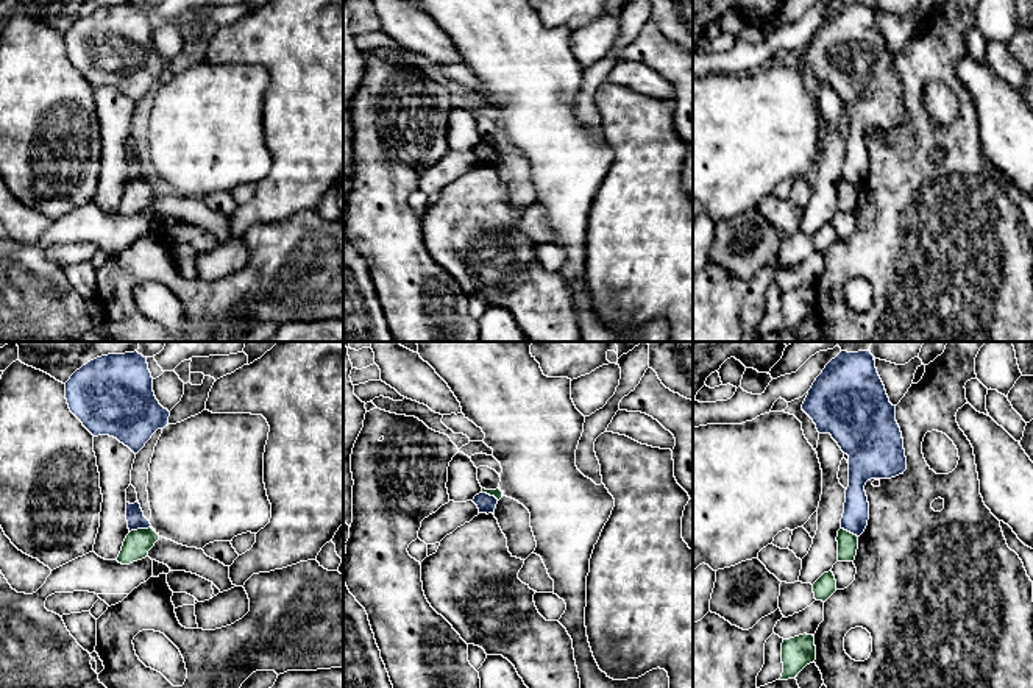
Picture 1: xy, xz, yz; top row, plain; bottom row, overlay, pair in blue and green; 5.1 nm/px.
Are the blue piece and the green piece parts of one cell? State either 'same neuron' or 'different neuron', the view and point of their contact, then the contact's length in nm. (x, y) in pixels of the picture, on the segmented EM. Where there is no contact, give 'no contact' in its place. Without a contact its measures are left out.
different neuron | xy (139, 528) | 120 nm

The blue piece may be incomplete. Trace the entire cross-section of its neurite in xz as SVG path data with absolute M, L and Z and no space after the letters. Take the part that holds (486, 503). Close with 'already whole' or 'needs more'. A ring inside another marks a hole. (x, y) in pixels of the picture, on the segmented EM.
M479 493L474 496L473 502L477 505L479 513L495 513L498 499L495 496L490 496L487 493Z; already whole

